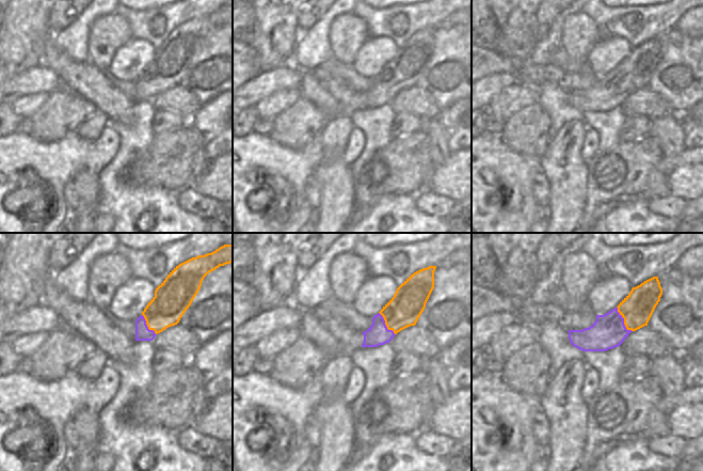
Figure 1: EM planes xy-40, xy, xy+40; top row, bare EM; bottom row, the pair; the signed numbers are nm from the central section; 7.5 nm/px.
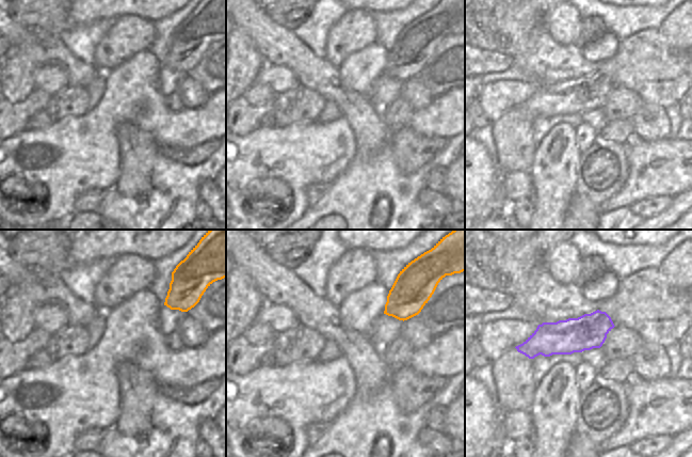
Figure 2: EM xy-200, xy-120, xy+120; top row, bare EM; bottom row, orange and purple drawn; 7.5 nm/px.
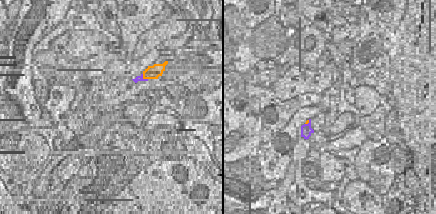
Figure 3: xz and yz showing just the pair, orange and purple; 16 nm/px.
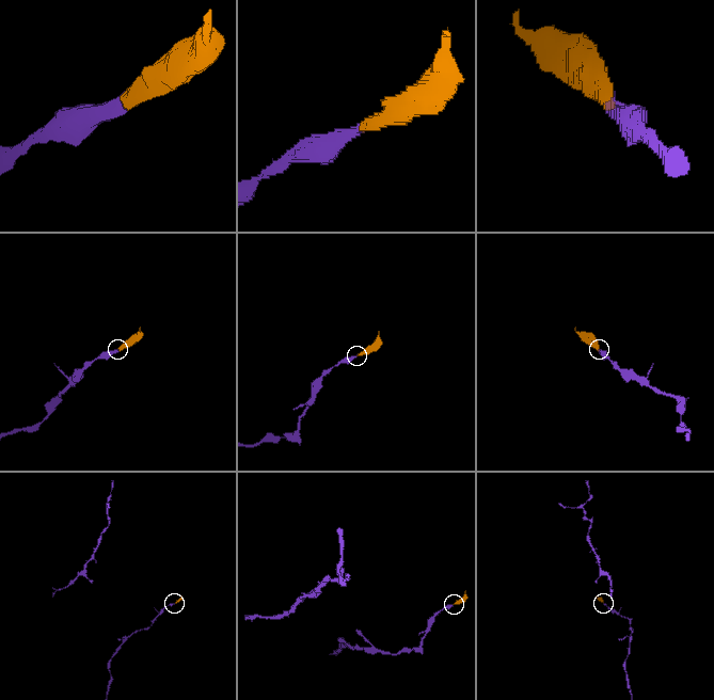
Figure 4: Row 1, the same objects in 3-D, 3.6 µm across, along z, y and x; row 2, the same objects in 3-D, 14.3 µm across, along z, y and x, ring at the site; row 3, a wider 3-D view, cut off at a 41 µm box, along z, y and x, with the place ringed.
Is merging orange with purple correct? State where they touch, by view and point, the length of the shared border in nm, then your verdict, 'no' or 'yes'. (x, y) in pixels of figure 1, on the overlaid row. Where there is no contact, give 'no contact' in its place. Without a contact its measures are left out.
xy+40 (624, 320) | 220 nm | yes

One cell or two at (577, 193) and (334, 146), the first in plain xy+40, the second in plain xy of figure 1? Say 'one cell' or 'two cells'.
one cell

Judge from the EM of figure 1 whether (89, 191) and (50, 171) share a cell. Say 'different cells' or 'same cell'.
different cells

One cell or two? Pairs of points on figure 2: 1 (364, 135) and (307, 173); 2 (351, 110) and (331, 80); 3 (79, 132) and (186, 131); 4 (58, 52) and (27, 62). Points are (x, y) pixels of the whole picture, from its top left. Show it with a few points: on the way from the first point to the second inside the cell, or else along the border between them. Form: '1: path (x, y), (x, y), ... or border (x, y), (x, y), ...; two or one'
1: border (346, 117), (358, 150); two
2: path (349, 103), (334, 88); one
3: path (106, 117), (125, 98), (146, 98), (159, 111); one
4: border (58, 40), (46, 50), (45, 63); two

